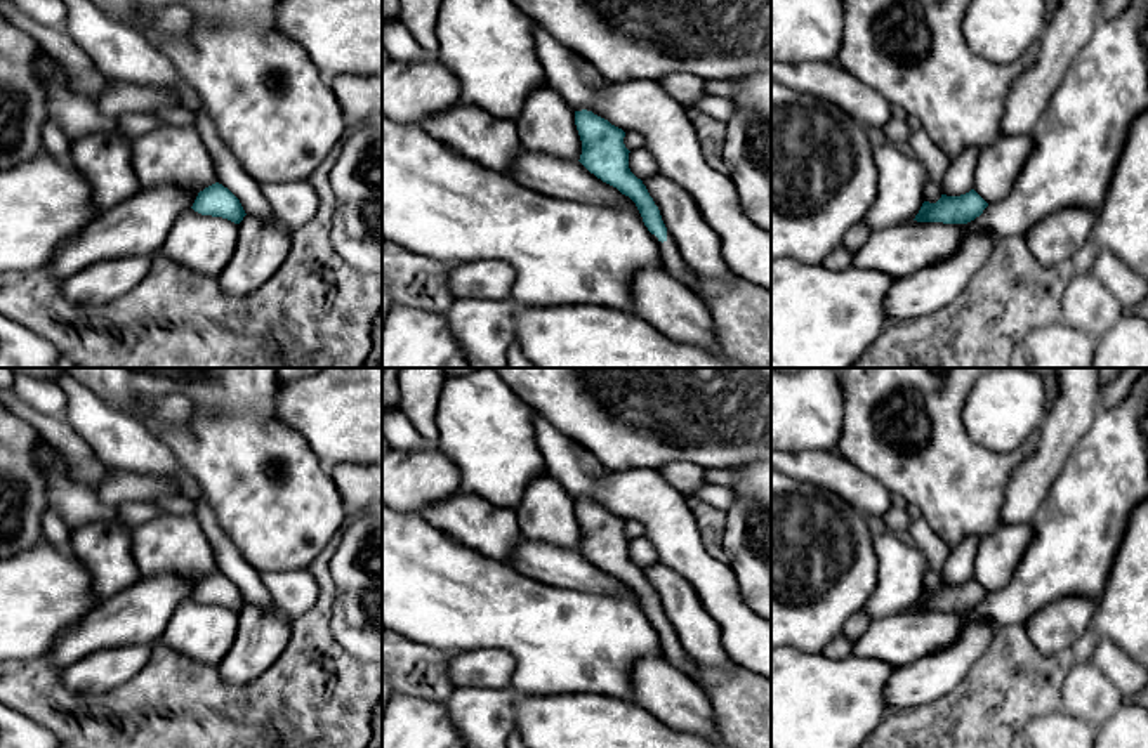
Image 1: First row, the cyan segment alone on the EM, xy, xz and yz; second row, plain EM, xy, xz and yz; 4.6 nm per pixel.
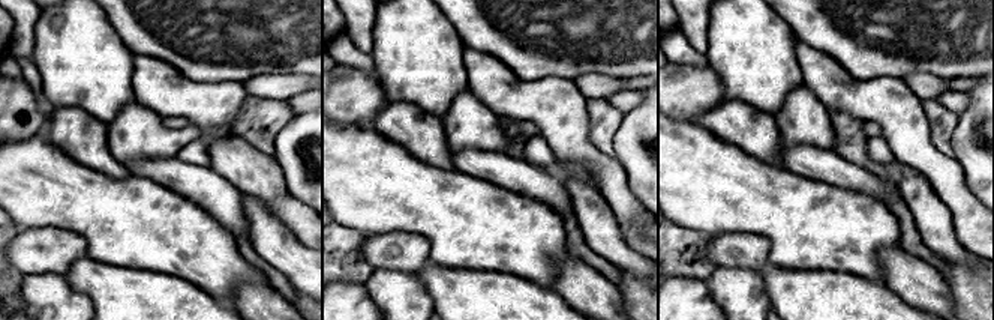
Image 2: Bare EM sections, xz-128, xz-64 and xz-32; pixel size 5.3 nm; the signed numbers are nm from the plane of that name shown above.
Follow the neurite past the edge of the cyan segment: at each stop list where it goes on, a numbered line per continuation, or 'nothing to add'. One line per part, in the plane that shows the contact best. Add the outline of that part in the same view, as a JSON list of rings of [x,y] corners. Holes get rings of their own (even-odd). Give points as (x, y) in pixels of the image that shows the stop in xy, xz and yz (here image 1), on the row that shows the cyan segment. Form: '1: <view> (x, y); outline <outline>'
1: xz (672, 262); outline [[[667,231],[667,239],[662,243],[655,234],[651,234],[658,245],[660,260],[663,269],[679,283],[688,286],[696,293],[698,290],[698,278],[689,271],[688,264],[683,260],[679,248]]]

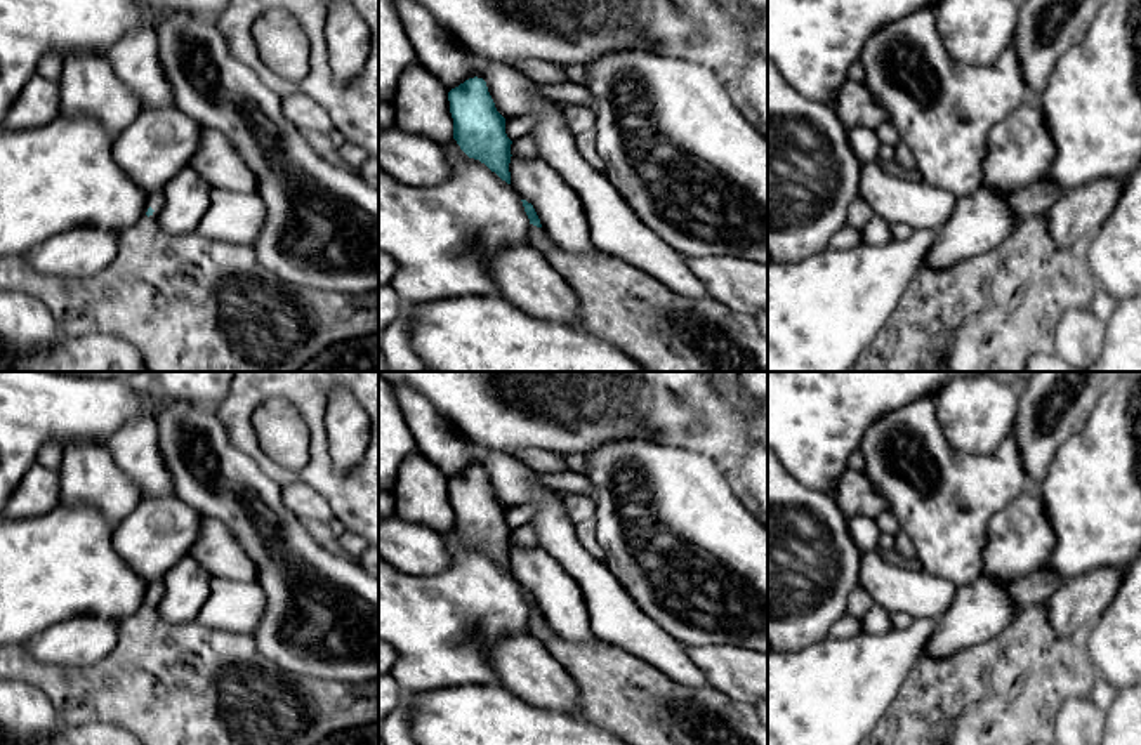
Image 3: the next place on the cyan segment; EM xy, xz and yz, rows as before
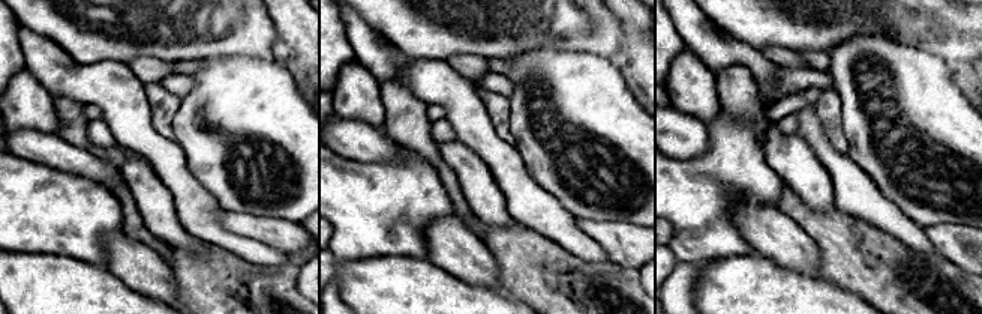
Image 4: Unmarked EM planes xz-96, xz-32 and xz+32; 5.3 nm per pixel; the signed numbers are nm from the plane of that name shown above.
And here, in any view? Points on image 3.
1: xy (155, 200); outline [[[163,189],[148,193],[142,215],[146,215],[148,208],[151,207],[155,212],[149,217],[156,219],[163,208],[163,205],[165,205]]]

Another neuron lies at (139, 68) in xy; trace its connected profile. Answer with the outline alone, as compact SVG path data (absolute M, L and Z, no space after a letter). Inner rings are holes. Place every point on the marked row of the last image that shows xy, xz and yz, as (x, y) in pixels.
M115 45L108 59L122 82L135 92L142 109L175 106L156 45Z

